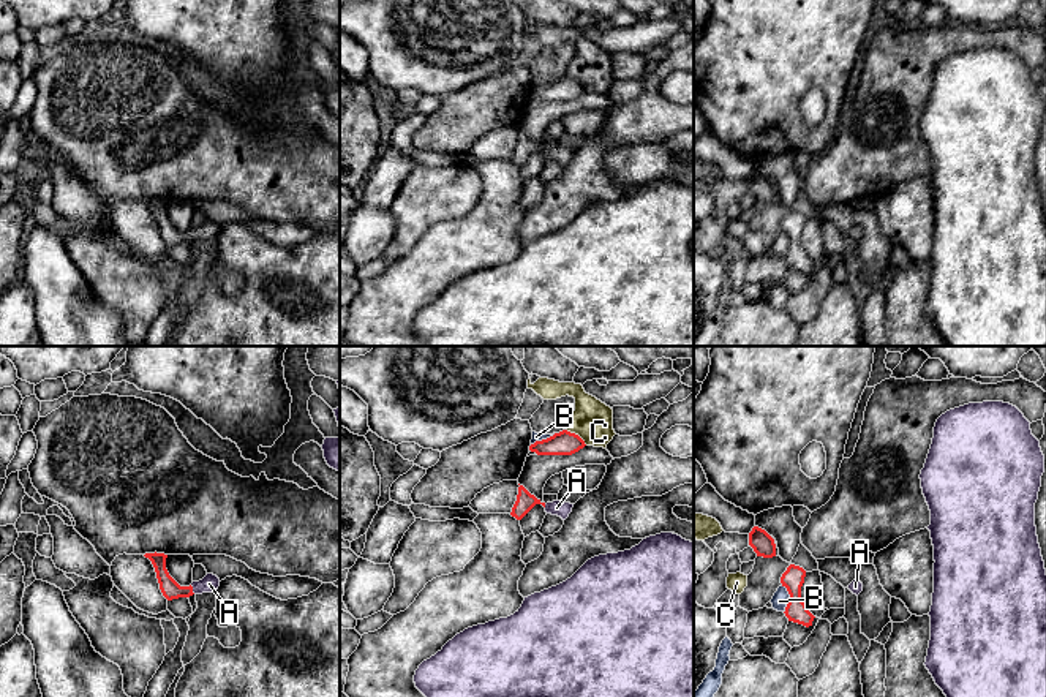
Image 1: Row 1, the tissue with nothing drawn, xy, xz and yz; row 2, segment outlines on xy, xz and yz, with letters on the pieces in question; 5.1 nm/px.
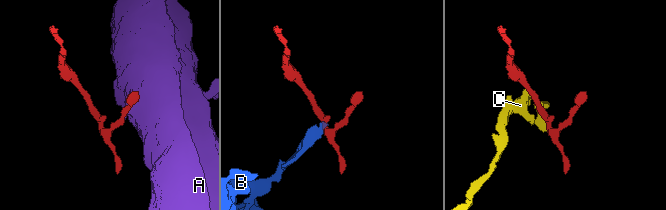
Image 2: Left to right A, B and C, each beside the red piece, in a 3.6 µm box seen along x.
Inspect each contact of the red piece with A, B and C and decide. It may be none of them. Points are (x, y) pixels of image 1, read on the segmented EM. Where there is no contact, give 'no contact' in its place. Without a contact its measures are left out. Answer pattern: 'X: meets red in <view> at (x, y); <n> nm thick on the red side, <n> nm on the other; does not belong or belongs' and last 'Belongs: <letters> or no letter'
A: meets red in xy at (191, 590); 100 nm thick on the red side, 90 nm on the other; belongs
B: meets red in yz at (789, 598); 110 nm thick on the red side, 90 nm on the other; does not belong
C: meets red in xz at (577, 435); 130 nm thick on the red side, 200 nm on the other; does not belong
Belongs: A

